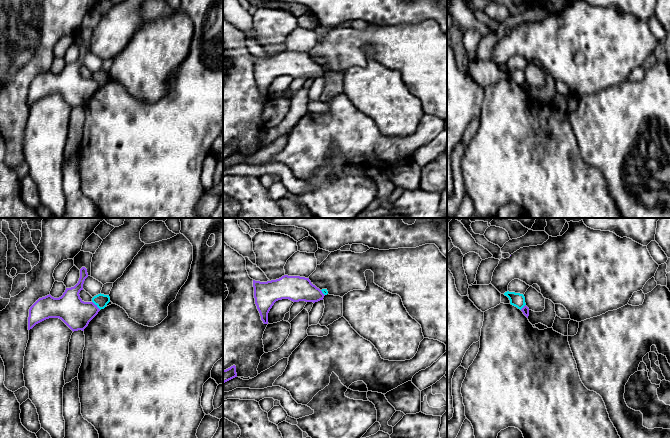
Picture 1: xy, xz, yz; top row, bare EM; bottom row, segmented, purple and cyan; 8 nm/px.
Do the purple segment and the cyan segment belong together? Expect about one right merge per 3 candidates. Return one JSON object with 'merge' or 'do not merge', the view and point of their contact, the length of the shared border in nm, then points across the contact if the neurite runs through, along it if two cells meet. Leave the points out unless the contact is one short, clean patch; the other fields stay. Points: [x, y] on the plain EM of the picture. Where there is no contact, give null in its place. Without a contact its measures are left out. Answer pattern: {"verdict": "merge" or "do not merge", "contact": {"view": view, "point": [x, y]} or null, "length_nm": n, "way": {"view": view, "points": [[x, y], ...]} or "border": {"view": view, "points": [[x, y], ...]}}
{"verdict": "do not merge", "contact": {"view": "xy", "point": [96, 81]}, "length_nm": 100, "border": {"view": "xy", "points": [[92, 77], [100, 85]]}}

